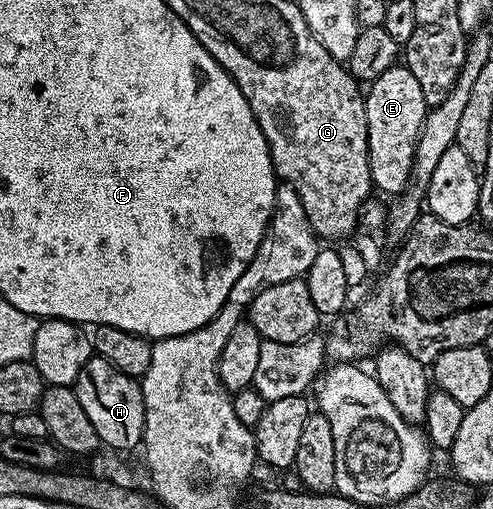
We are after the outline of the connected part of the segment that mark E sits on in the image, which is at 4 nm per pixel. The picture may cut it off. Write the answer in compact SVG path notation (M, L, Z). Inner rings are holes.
M404 63L383 71L379 79L368 82L365 98L367 119L367 151L374 190L400 195L409 185L415 159L415 143L425 122L427 106L423 91Z

